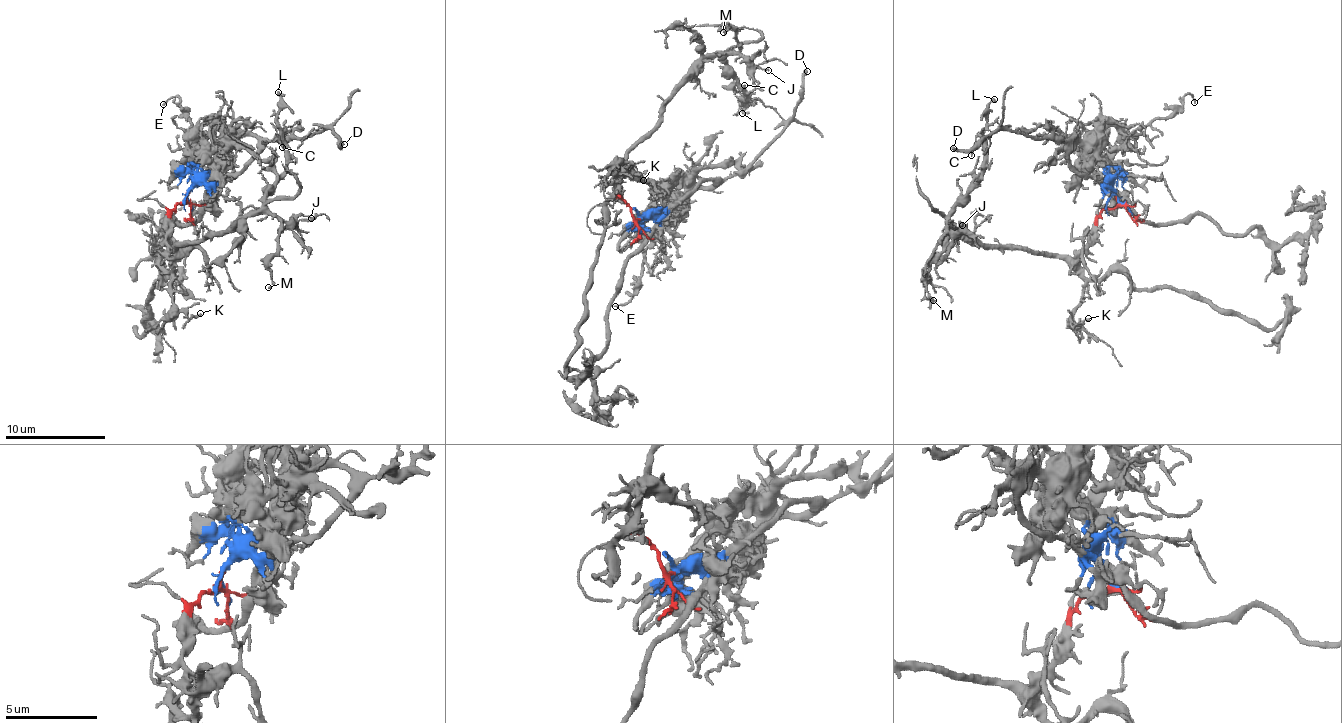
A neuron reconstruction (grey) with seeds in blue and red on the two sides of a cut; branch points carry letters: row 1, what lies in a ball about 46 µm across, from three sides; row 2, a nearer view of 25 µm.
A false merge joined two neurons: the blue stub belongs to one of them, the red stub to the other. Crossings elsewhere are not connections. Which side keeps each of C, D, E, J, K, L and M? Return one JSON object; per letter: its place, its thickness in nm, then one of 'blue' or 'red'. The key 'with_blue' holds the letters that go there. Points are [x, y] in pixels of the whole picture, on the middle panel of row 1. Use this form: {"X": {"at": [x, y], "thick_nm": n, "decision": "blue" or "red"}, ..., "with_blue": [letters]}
{"C": {"at": [744, 85], "thick_nm": 120, "decision": "red"}, "D": {"at": [807, 71], "thick_nm": 240, "decision": "blue"}, "E": {"at": [615, 306], "thick_nm": 140, "decision": "blue"}, "J": {"at": [768, 70], "thick_nm": 120, "decision": "red"}, "K": {"at": [643, 180], "thick_nm": 170, "decision": "red"}, "L": {"at": [742, 113], "thick_nm": 180, "decision": "red"}, "M": {"at": [723, 32], "thick_nm": 180, "decision": "red"}, "with_blue": ["D", "E"]}

